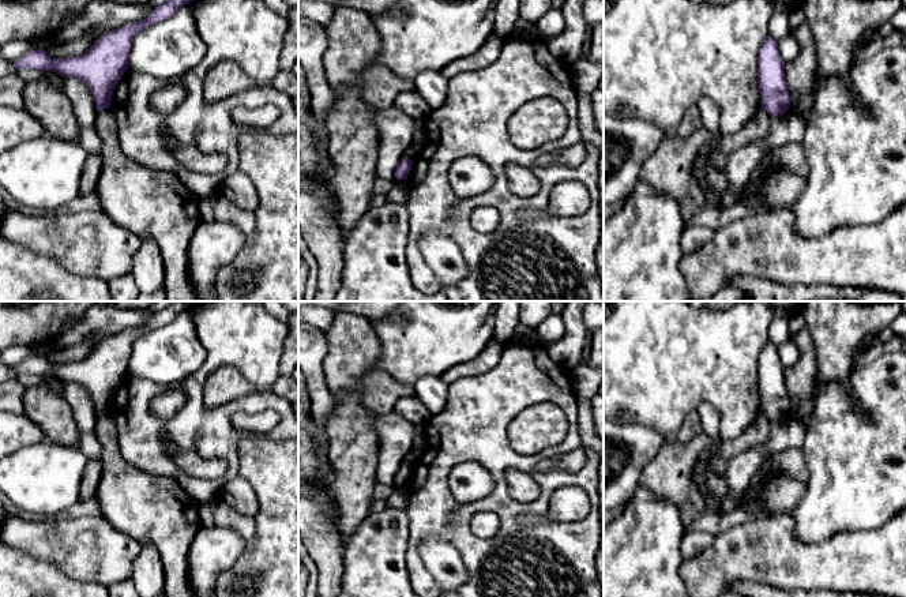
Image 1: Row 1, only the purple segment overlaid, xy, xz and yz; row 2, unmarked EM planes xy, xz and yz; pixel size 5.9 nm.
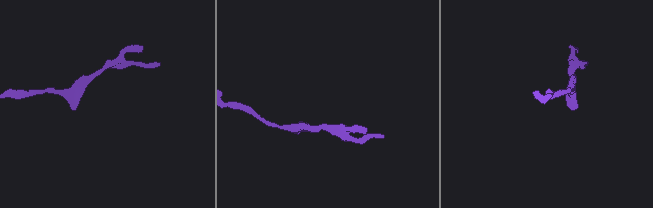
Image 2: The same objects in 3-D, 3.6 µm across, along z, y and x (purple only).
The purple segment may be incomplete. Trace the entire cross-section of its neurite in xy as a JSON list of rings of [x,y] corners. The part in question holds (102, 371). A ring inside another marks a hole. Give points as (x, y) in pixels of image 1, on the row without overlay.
[[[174,301],[155,312],[149,323],[128,328],[101,341],[80,361],[52,364],[45,356],[31,356],[14,367],[16,375],[52,375],[60,382],[82,384],[90,394],[97,417],[110,412],[112,399],[128,375],[128,364],[134,343],[144,334],[170,323],[180,312],[199,301]]]

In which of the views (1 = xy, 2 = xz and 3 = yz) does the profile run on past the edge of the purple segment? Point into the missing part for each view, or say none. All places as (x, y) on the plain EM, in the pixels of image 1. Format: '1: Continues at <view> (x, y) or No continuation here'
1: No continuation here
2: No continuation here
3: No continuation here

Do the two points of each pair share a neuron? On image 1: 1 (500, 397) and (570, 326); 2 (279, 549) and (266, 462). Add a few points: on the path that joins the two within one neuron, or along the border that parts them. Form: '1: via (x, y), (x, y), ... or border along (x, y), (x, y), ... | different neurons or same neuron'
1: border along (542, 342), (548, 355), (555, 361), (570, 368) | different neurons
2: via (279, 528), (279, 484) | same neuron

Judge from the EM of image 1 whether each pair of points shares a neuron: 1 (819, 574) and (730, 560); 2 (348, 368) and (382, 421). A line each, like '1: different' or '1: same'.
1: same
2: different

